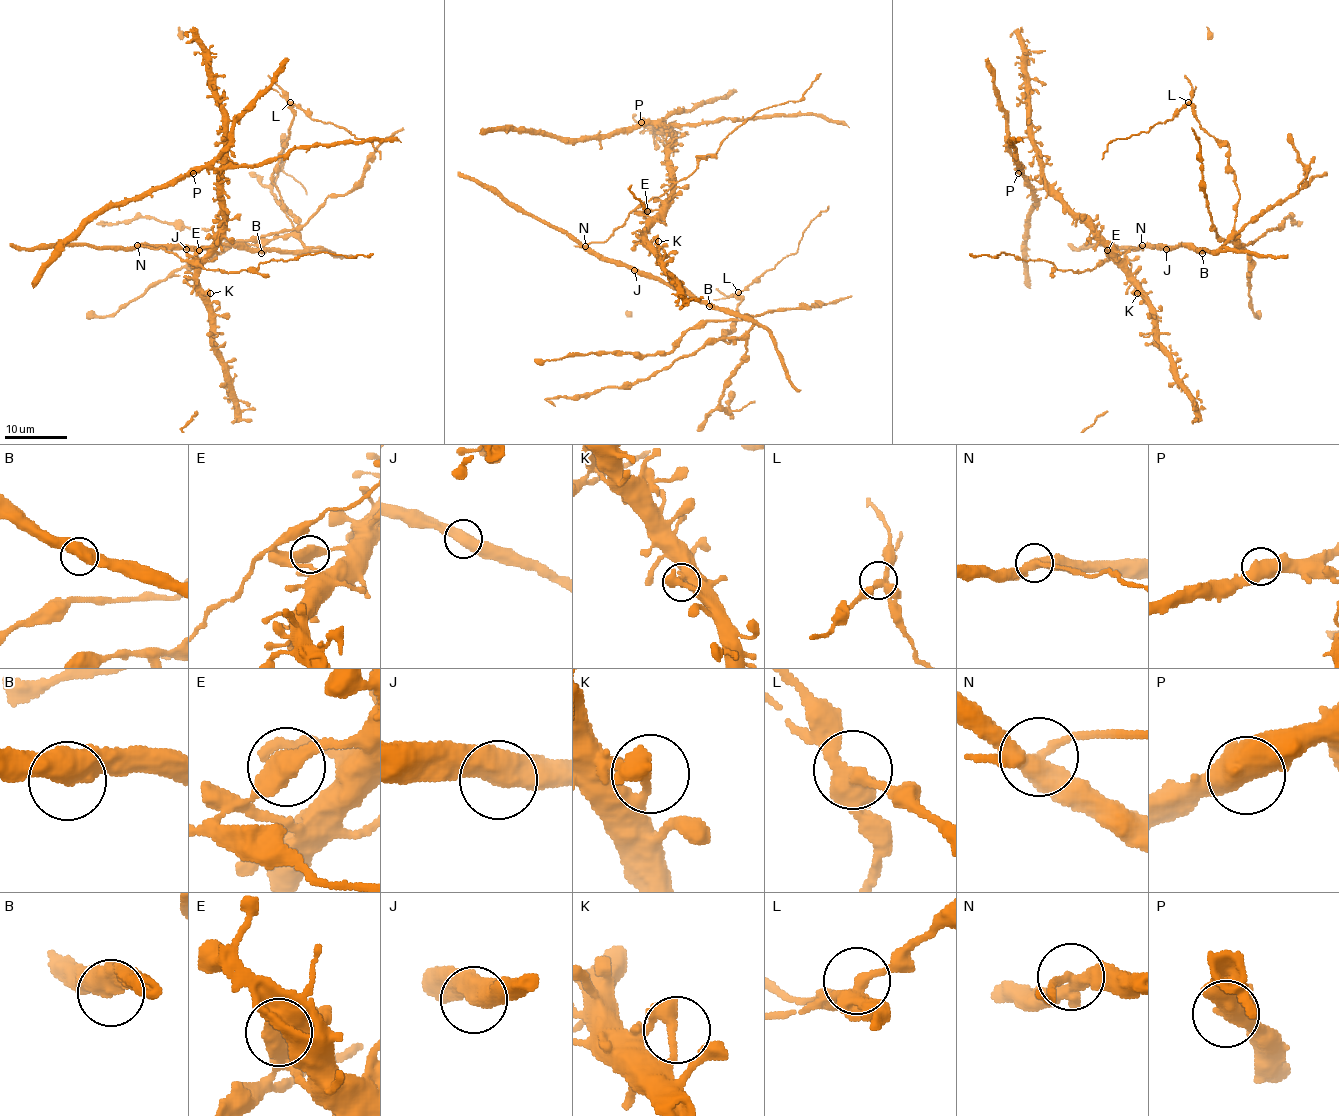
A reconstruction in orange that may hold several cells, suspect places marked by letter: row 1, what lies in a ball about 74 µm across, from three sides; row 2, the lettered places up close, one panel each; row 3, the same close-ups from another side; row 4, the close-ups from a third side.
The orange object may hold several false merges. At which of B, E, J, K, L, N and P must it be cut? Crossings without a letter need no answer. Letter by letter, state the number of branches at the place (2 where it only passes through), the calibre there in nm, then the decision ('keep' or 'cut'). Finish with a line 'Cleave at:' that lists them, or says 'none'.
B: 2 | 550 nm | keep
E: 2 | 550 nm | cut
J: 2 | 600 nm | keep
K: 2 | 380 nm | keep
L: 3 | 360 nm | keep
N: 3 | 400 nm | cut
P: 3 | 440 nm | keep
Cleave at: E, N

